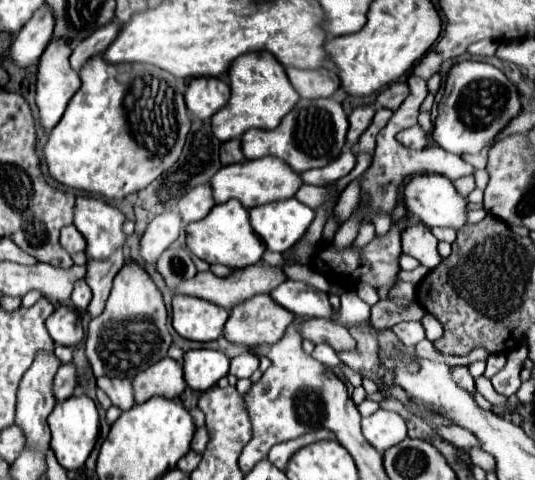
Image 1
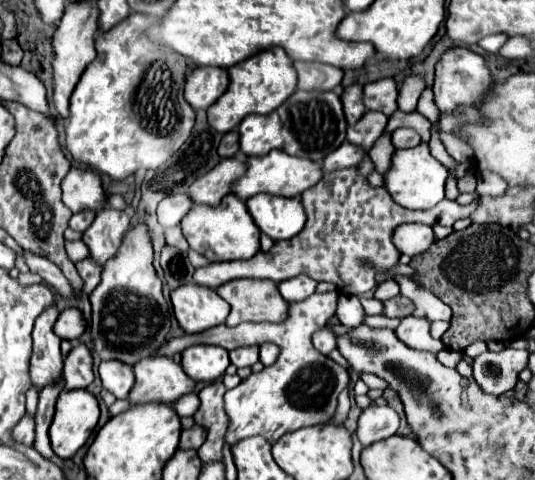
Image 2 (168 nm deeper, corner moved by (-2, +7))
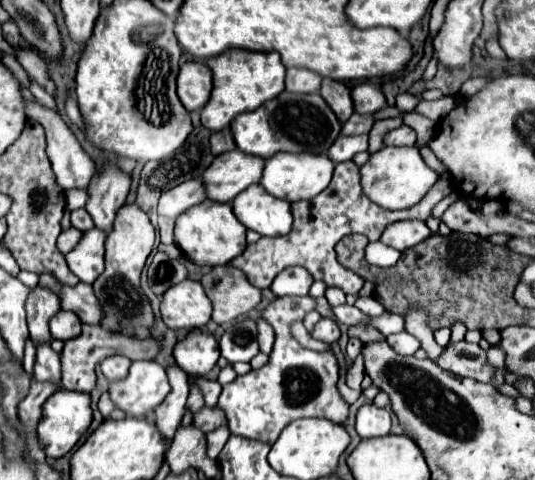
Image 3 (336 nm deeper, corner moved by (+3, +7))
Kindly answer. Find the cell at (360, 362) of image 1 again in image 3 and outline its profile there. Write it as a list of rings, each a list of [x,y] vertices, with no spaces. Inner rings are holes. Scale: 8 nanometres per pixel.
[[[327,287],[325,297],[327,297],[329,305],[343,305],[345,303],[345,293],[339,287]]]

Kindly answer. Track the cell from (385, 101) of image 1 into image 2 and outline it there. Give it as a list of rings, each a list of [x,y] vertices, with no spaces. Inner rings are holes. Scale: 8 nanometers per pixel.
[[[380,79],[364,87],[364,105],[372,111],[392,115],[398,109],[398,85],[394,79]]]

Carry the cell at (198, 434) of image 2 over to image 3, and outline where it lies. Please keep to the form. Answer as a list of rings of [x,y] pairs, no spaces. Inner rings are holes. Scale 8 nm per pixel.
[[[217,405],[215,407],[203,407],[199,409],[197,415],[193,415],[193,423],[203,429],[205,433],[217,429],[221,423],[225,423],[225,415],[223,415],[223,409],[219,409]]]

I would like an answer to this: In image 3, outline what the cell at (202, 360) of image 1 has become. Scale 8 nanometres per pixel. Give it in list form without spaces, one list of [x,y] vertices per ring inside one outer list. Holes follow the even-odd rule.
[[[191,329],[177,341],[173,357],[185,373],[205,375],[215,367],[219,359],[219,345],[213,333],[205,329]]]

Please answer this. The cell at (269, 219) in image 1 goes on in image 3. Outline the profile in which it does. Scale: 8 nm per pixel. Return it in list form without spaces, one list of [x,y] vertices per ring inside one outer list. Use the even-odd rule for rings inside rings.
[[[251,185],[233,199],[235,217],[265,237],[287,235],[291,231],[291,205],[269,195],[261,185]]]

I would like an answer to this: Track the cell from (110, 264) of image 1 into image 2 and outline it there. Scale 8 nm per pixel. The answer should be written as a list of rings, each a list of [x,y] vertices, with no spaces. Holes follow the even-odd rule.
[[[108,207],[96,213],[94,223],[82,235],[82,241],[90,249],[90,259],[96,261],[100,267],[106,265],[106,261],[118,253],[124,235],[128,231],[130,231],[130,217],[124,211]]]

